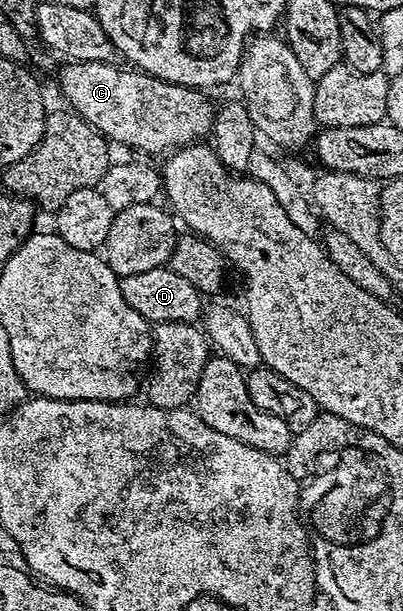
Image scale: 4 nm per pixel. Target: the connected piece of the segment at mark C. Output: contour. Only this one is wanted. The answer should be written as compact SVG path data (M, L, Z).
M69 61L65 65L66 67L57 75L57 83L61 86L66 101L69 102L66 104L114 144L122 143L125 147L134 147L135 150L146 151L149 155L164 156L179 147L191 147L195 143L202 142L213 130L215 107L214 104L209 104L209 99L205 96L208 94L204 90L168 83L136 69L120 71L113 63Z

